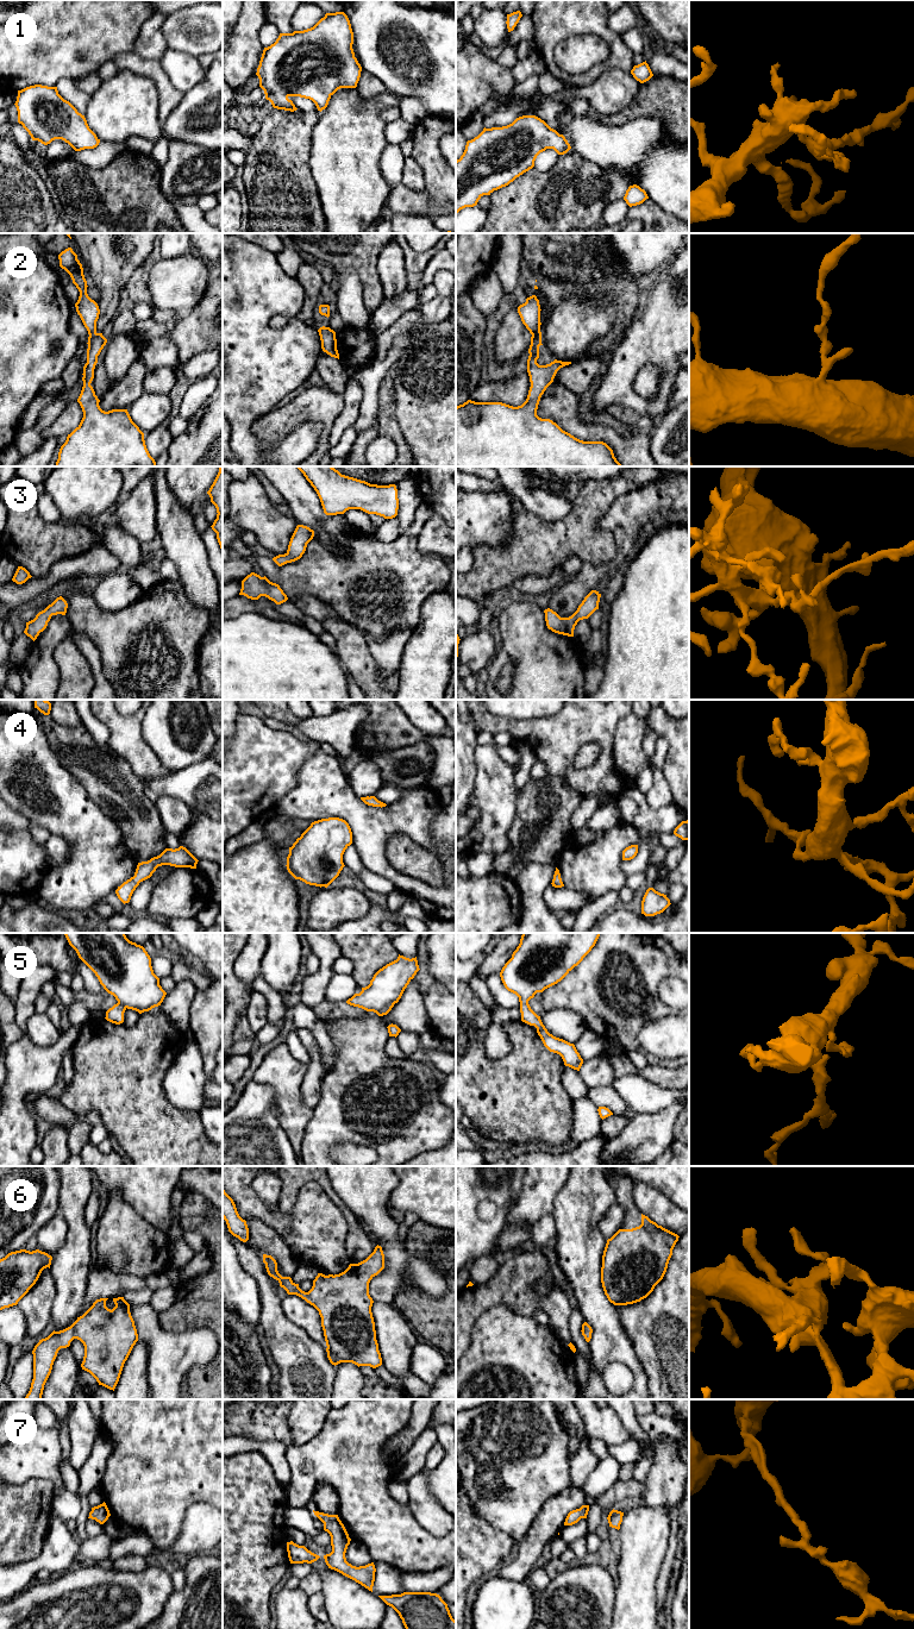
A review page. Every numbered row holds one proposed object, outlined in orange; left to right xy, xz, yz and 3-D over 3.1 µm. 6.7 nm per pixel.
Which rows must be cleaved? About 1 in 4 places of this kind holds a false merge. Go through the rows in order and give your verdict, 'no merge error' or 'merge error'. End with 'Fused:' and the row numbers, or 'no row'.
1: no merge error
2: no merge error
3: no merge error
4: no merge error
5: no merge error
6: no merge error
7: no merge error
Fused: no row

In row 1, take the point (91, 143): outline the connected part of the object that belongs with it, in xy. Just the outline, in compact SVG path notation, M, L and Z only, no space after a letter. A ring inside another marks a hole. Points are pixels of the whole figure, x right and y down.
M35 84L18 90L18 123L32 140L44 145L62 139L75 151L94 149L100 139L89 129L84 115L57 90L57 87Z

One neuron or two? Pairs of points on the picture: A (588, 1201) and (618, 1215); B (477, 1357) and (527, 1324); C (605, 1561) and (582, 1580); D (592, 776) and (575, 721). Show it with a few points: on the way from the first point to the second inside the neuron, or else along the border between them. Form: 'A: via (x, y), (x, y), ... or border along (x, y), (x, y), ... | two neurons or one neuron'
A: border along (614, 1201), (599, 1221), (599, 1230), (607, 1239) | two neurons
B: via (489, 1357), (495, 1357), (515, 1336) | one neuron
C: border along (598, 1562), (609, 1573), (615, 1586) | two neurons
D: via (605, 760), (605, 744), (590, 730) | one neuron

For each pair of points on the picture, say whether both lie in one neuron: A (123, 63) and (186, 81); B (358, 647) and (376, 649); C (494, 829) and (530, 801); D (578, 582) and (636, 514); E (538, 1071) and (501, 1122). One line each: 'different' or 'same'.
A: different
B: different
C: different
D: same
E: same

